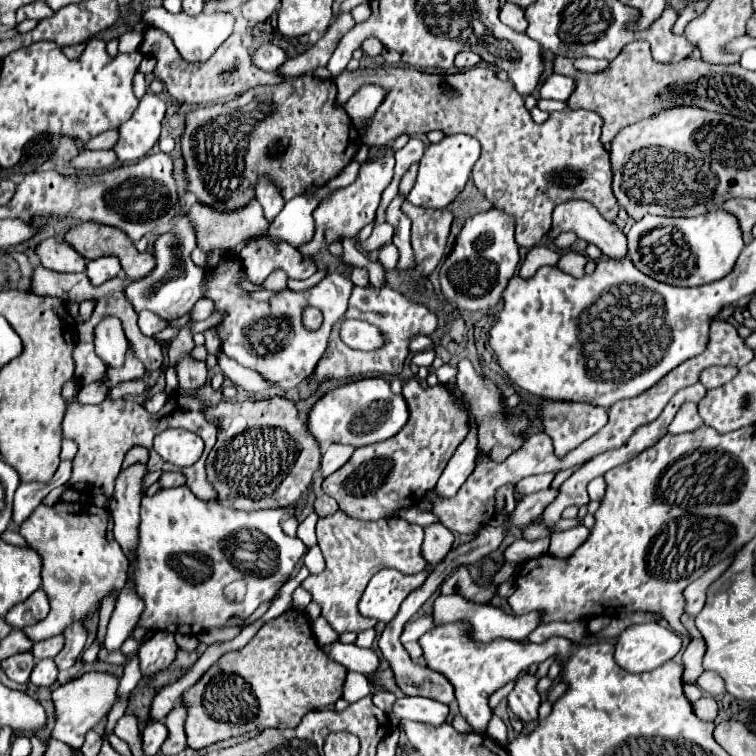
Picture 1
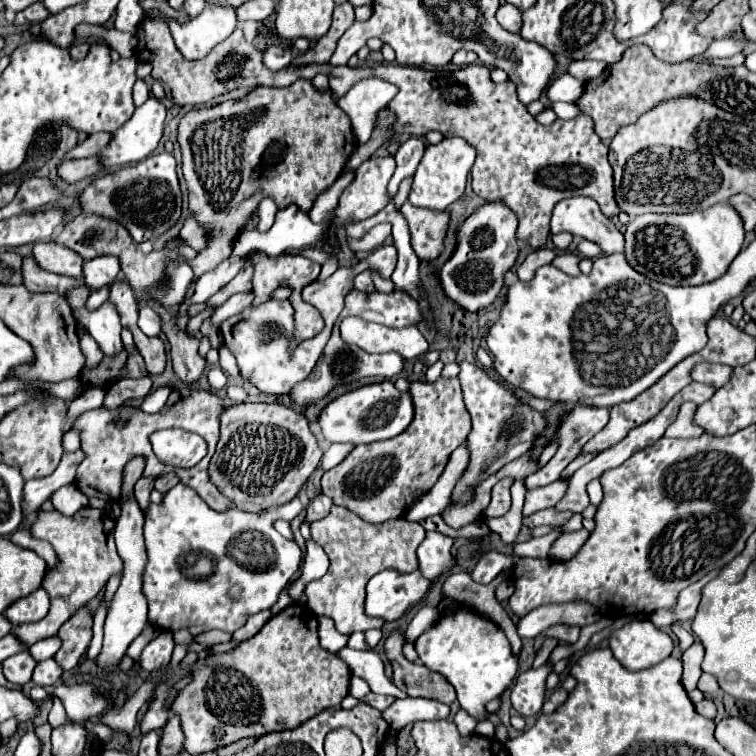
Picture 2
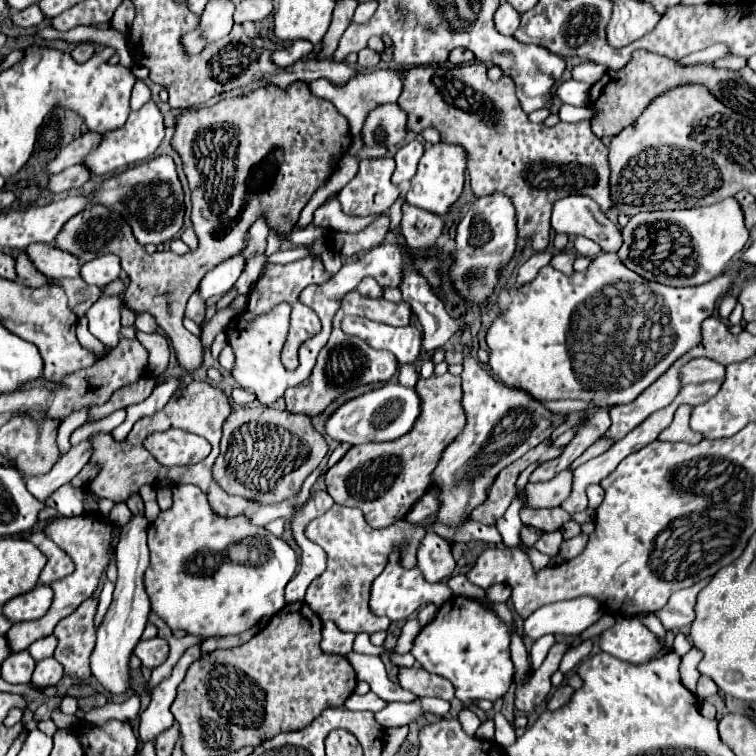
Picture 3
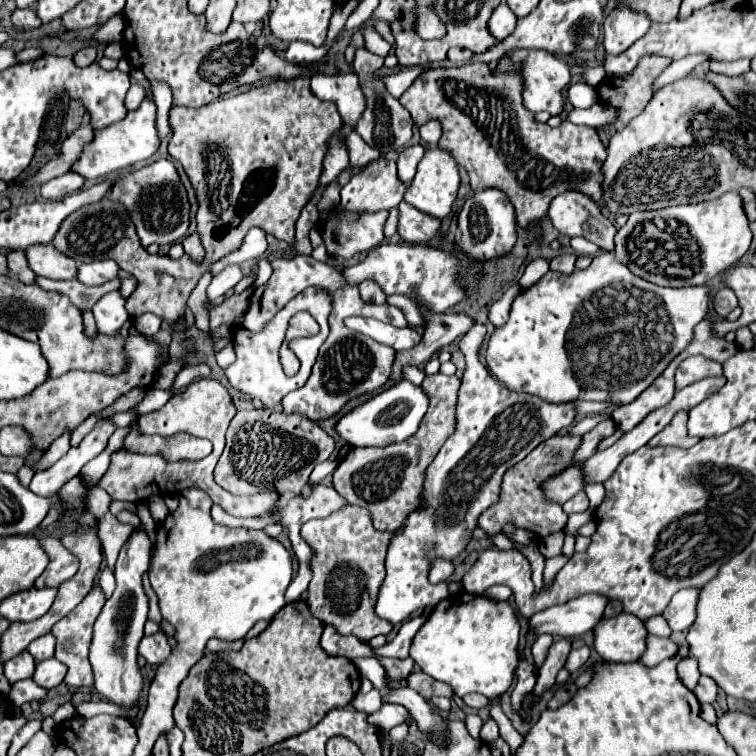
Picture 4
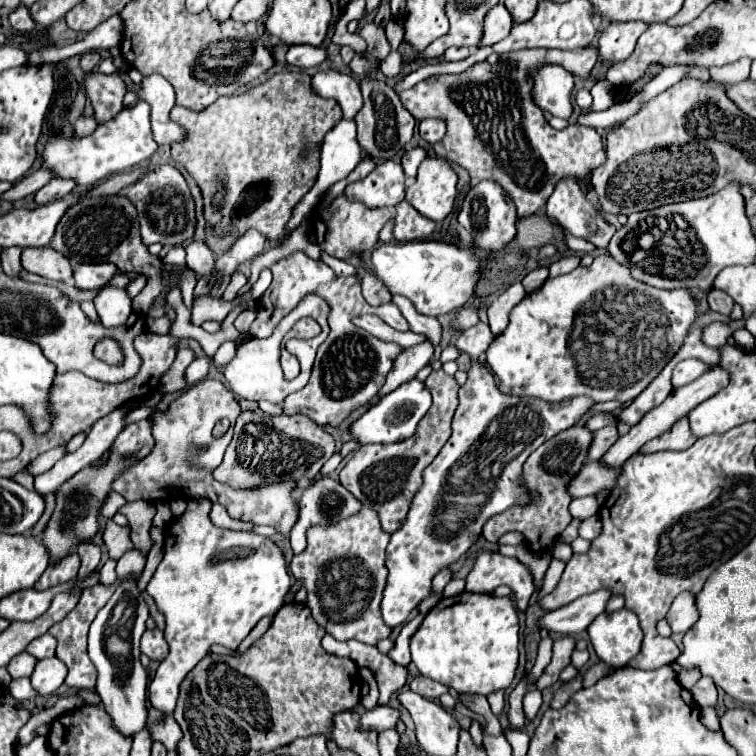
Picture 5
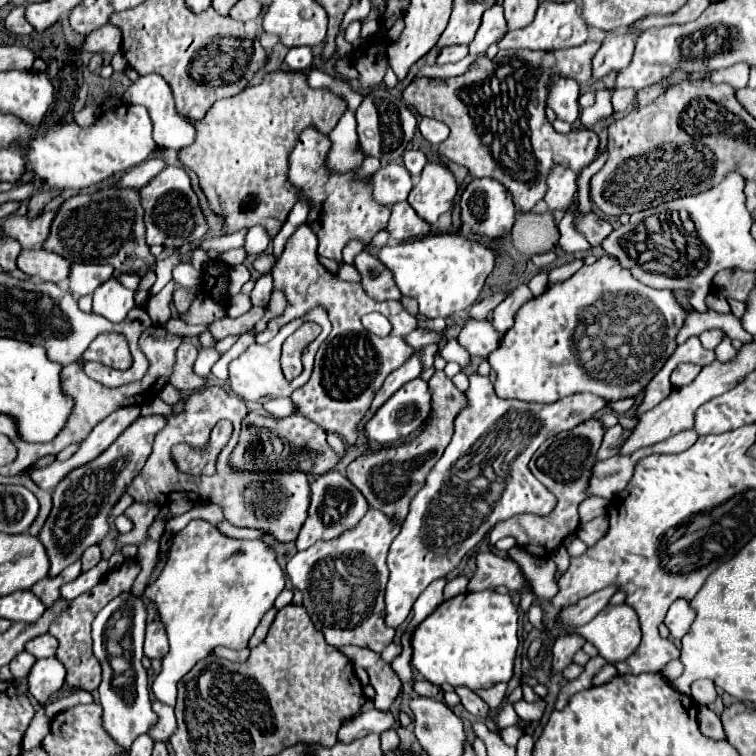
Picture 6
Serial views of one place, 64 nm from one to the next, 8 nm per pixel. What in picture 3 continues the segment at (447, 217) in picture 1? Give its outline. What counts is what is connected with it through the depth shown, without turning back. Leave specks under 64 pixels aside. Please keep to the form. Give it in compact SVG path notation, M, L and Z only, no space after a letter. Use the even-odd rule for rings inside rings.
M402 204L402 222L400 232L406 240L406 244L414 250L426 250L436 244L436 238L442 234L444 220L432 212L420 210L410 204Z

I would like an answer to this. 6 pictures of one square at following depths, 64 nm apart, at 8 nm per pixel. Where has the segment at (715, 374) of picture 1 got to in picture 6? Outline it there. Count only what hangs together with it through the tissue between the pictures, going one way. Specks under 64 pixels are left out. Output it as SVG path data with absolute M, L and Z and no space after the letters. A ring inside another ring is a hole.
M682 363L677 366L677 368L671 374L672 376L672 386L682 387L689 384L694 380L694 376L700 372L702 368L699 365L692 363Z

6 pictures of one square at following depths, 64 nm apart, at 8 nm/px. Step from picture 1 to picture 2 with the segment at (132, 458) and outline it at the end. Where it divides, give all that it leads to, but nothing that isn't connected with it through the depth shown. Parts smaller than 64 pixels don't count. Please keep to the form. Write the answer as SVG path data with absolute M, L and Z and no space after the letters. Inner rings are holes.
M137 456L125 466L122 484L122 496L125 500L134 497L134 485L143 474L145 461L144 456Z

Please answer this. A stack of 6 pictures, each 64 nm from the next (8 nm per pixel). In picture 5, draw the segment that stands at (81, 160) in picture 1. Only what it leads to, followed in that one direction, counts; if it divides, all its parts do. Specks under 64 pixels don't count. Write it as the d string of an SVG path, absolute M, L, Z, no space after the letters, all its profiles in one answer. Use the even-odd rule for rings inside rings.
M50 180L42 190L38 190L36 194L34 194L34 202L38 204L38 206L44 206L44 204L48 204L48 202L52 202L52 200L60 200L60 198L64 198L66 194L70 194L72 192L72 188L74 188L76 184L72 182L72 180Z

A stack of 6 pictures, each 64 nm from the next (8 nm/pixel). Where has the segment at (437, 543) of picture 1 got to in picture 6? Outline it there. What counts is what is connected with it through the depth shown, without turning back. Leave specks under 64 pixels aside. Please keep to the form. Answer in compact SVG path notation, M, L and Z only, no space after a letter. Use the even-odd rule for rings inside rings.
M440 578L440 580L436 580L436 582L432 582L432 584L418 596L418 600L414 602L414 608L412 608L412 610L414 610L414 616L412 616L412 620L408 622L408 630L414 630L424 618L428 618L428 616L432 614L434 608L438 608L440 602L444 602L444 598L442 598L444 584L446 584L446 580Z

